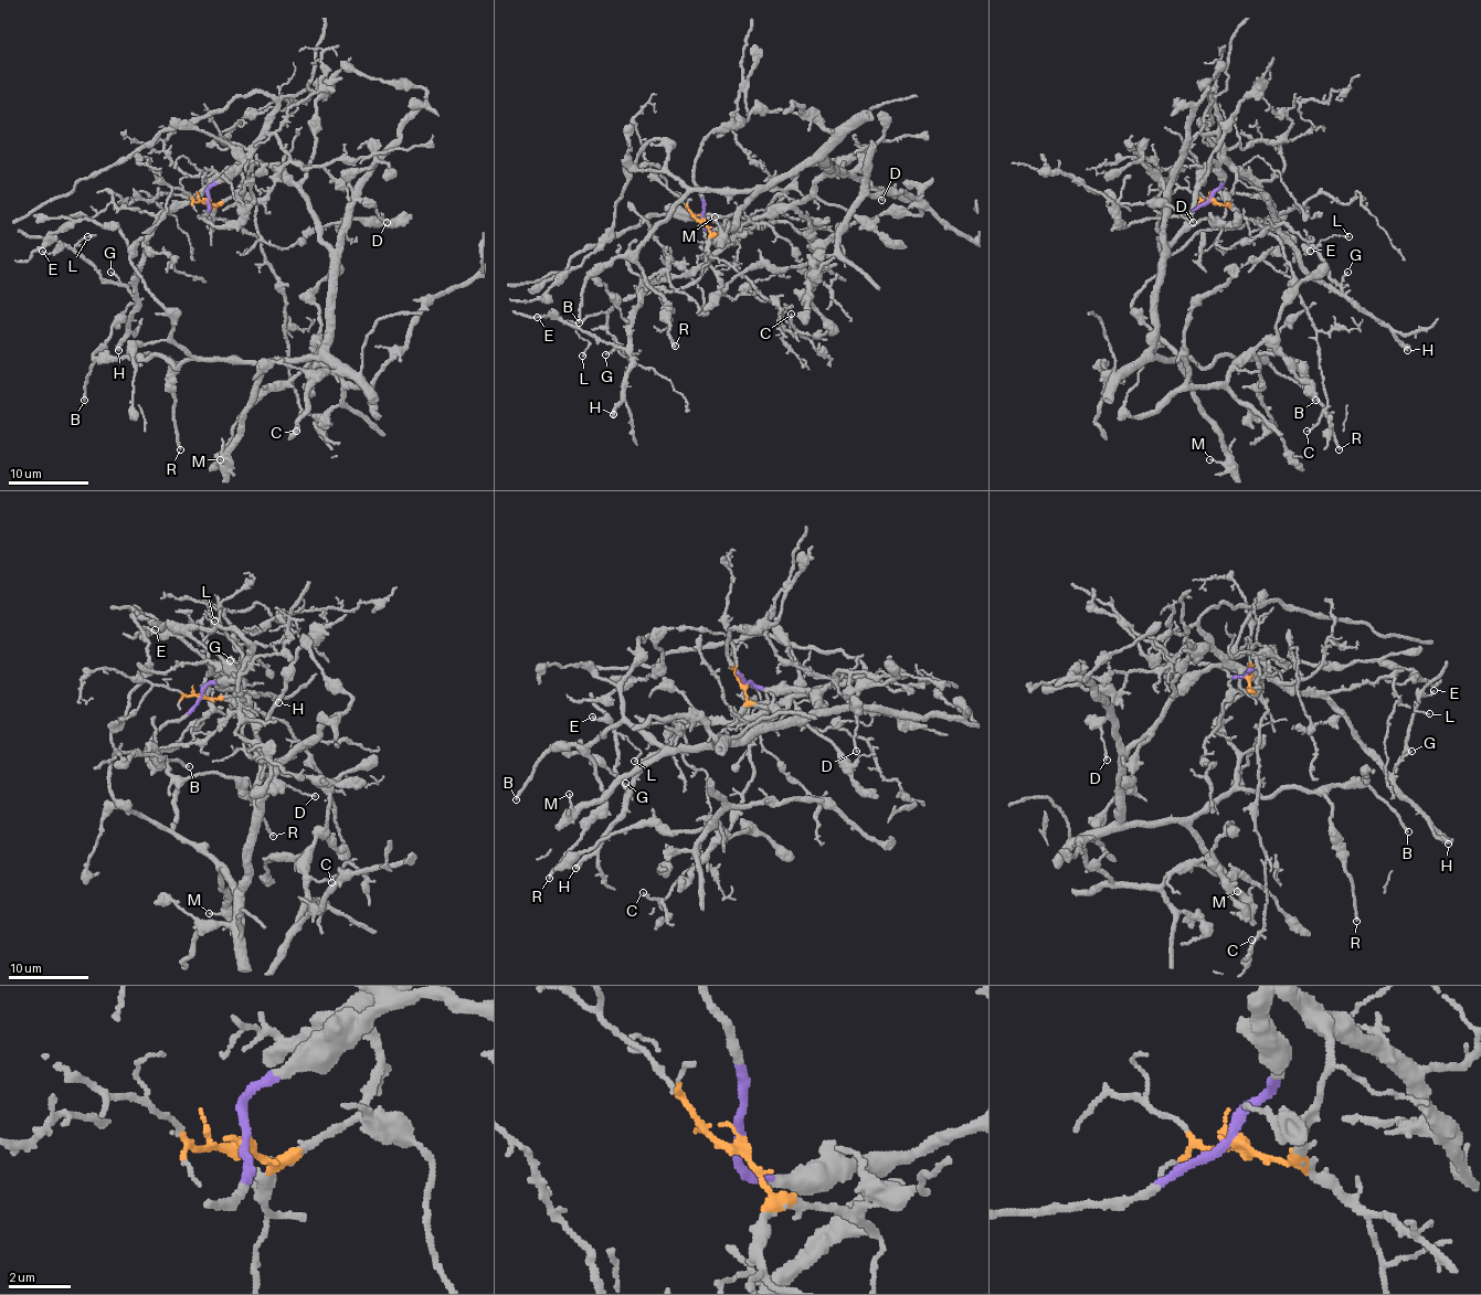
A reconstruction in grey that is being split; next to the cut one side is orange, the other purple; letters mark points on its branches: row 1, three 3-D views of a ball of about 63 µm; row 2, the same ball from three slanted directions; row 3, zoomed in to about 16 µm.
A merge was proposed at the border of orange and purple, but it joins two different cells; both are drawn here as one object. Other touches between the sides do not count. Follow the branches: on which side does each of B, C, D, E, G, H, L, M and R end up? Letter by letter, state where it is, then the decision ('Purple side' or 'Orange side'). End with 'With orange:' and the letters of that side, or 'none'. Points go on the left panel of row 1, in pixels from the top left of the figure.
B: Place: (84, 400). Purple side
C: Place: (296, 431). Orange side
D: Place: (387, 222). Purple side
E: Place: (42, 251). Orange side
G: Place: (110, 272). Orange side
H: Place: (118, 350). Orange side
L: Place: (87, 236). Orange side
M: Place: (220, 459). Purple side
R: Place: (180, 449). Purple side
With orange: C, E, G, H, L

